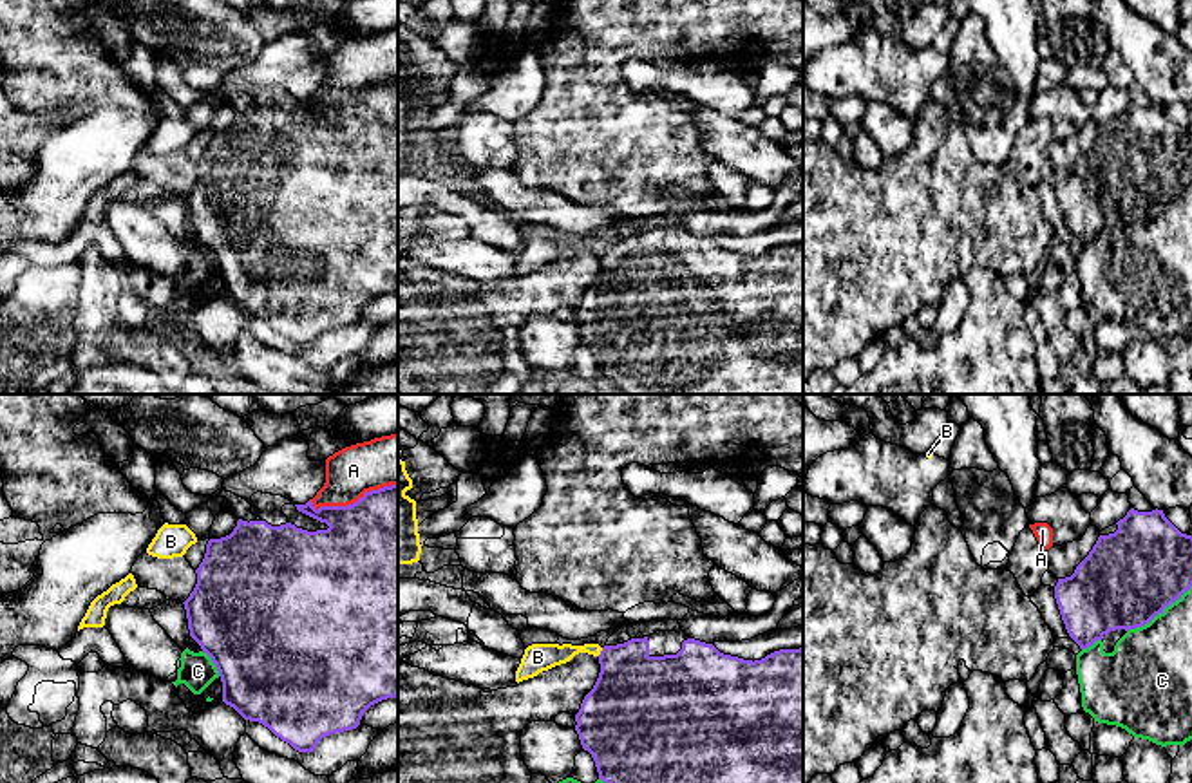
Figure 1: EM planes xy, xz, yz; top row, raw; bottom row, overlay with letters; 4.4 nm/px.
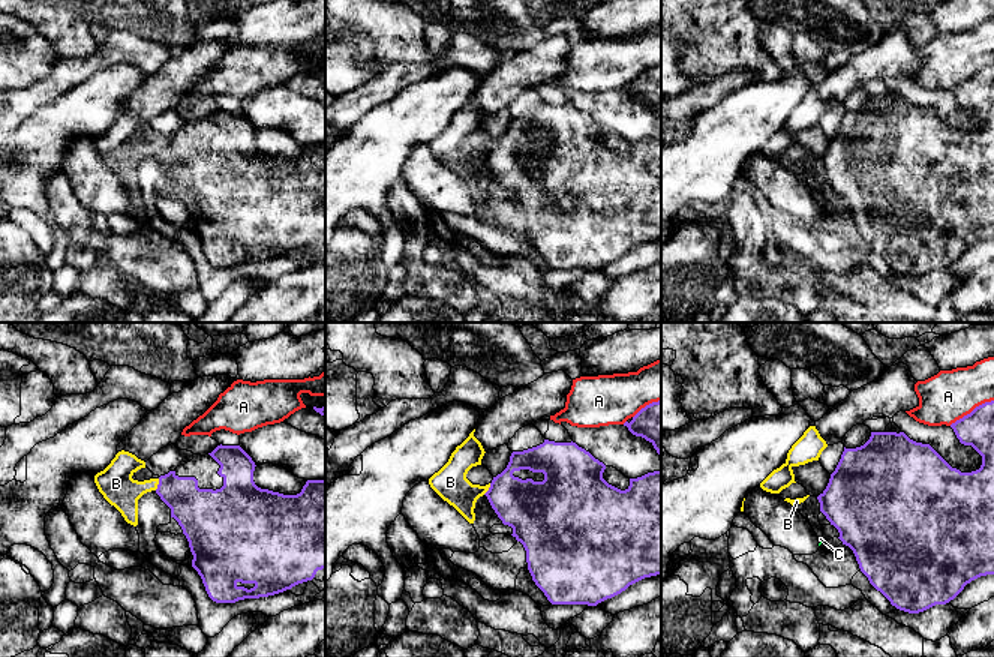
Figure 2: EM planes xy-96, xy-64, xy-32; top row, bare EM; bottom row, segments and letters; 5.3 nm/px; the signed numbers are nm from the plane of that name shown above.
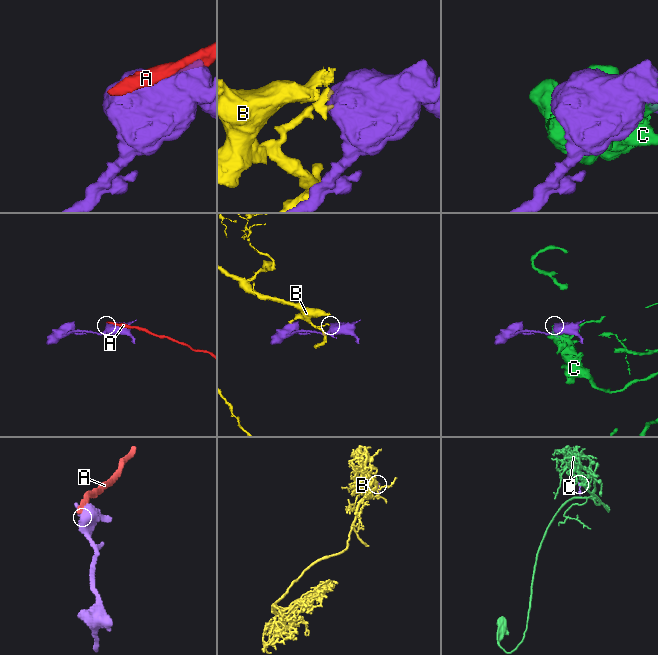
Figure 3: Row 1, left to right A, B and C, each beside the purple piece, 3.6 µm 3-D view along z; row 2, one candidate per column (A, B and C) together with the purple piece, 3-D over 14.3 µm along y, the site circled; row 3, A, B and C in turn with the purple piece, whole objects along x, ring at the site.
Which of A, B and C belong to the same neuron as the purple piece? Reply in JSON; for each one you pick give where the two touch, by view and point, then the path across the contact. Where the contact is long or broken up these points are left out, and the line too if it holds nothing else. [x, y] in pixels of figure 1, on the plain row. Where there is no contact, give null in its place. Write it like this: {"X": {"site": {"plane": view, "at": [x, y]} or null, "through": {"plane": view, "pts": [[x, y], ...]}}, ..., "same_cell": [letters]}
{"same_cell": []}

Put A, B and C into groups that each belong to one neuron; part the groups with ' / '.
A / B / C

